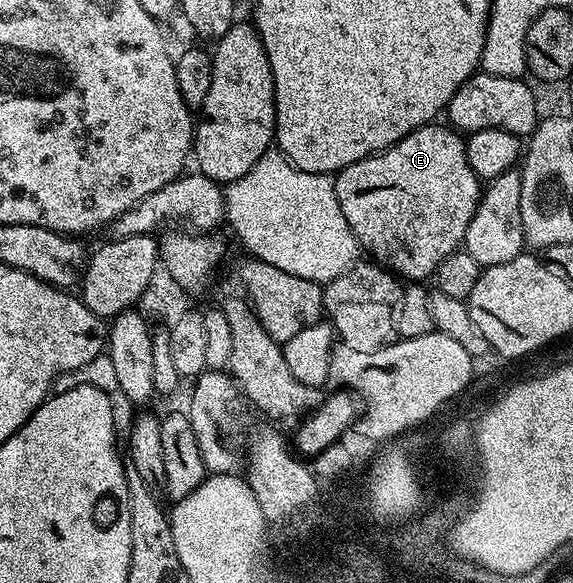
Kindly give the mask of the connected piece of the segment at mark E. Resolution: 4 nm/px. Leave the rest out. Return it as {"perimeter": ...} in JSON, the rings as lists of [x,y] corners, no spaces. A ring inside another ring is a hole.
{"perimeter":[[[432,122],[426,124],[424,128],[413,130],[405,138],[397,141],[392,148],[387,148],[384,152],[379,152],[375,156],[367,156],[361,162],[353,162],[341,169],[334,177],[335,193],[337,194],[337,202],[341,206],[341,214],[349,226],[349,230],[353,230],[353,234],[359,239],[360,249],[366,255],[368,252],[371,255],[368,257],[374,263],[386,268],[388,272],[407,282],[423,282],[426,281],[426,276],[427,279],[434,277],[435,271],[441,266],[441,262],[445,262],[445,258],[449,258],[449,254],[460,251],[463,239],[465,238],[465,230],[469,226],[469,222],[479,205],[481,181],[477,174],[473,174],[473,166],[469,166],[464,137],[456,129],[444,126],[442,123],[440,124],[439,122]]]}

